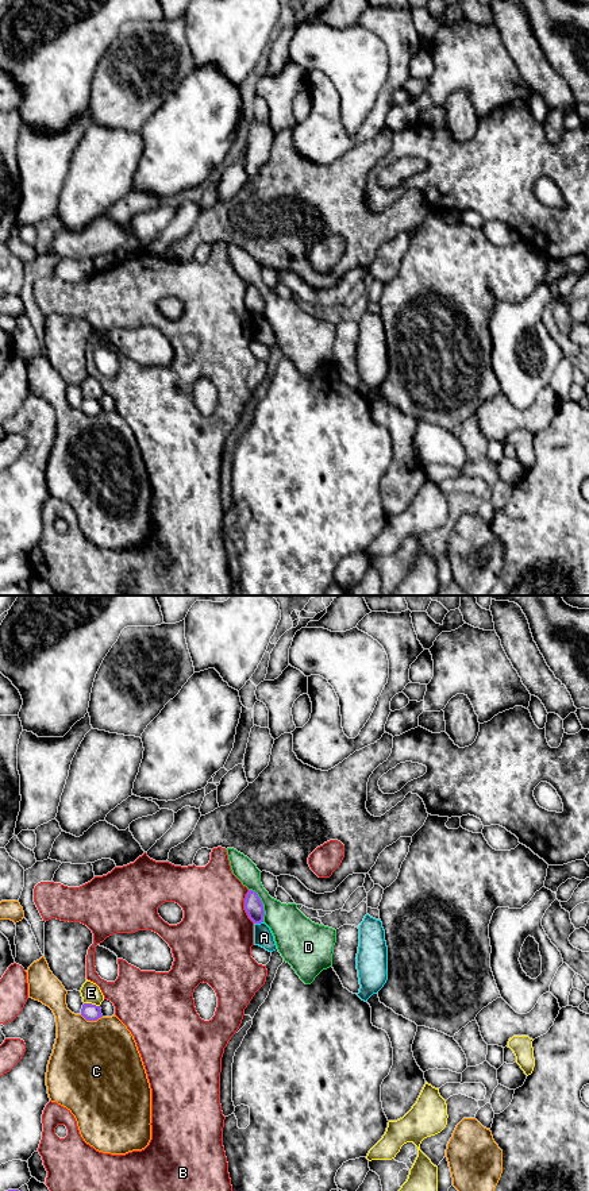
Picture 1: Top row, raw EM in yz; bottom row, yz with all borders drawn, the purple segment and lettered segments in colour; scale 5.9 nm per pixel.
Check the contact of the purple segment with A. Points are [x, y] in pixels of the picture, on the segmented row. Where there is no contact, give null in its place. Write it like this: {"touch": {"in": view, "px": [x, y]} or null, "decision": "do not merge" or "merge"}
{"touch": {"in": "yz", "px": [258, 922]}, "decision": "do not merge"}

